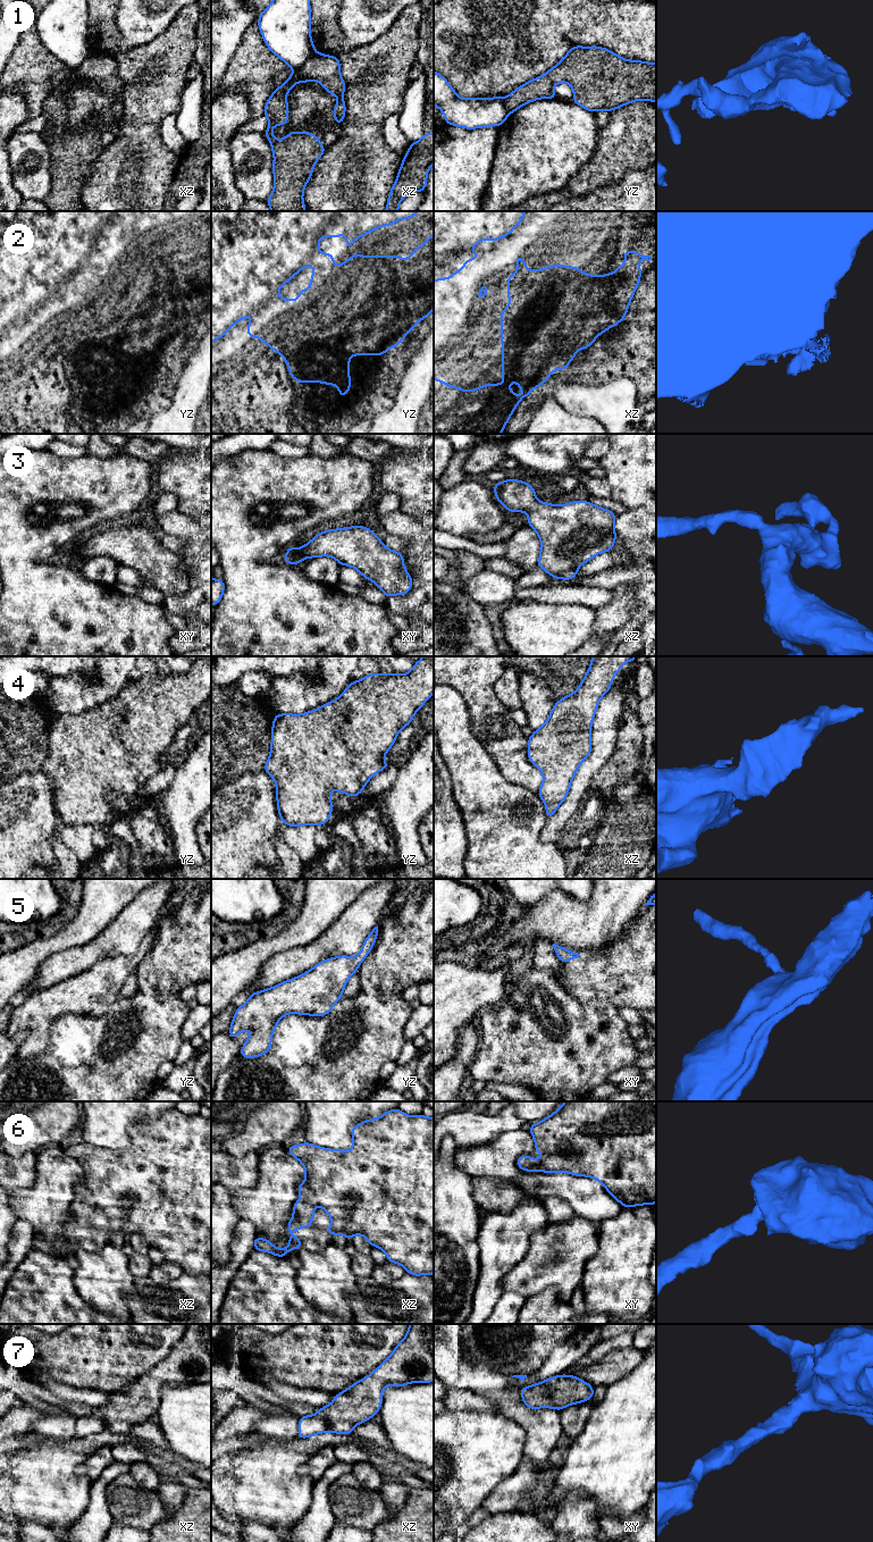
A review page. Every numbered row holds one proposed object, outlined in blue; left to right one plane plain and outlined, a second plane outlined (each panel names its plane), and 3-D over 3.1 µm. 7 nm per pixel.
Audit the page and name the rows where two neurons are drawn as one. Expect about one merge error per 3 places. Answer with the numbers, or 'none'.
1, 2

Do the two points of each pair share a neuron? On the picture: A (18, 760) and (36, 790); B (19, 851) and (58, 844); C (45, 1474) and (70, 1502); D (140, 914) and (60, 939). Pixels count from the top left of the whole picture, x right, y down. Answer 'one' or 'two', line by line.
A: two
B: two
C: one
D: two

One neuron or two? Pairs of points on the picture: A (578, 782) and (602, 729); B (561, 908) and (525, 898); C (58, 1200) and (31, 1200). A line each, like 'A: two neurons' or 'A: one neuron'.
A: one neuron
B: two neurons
C: one neuron

